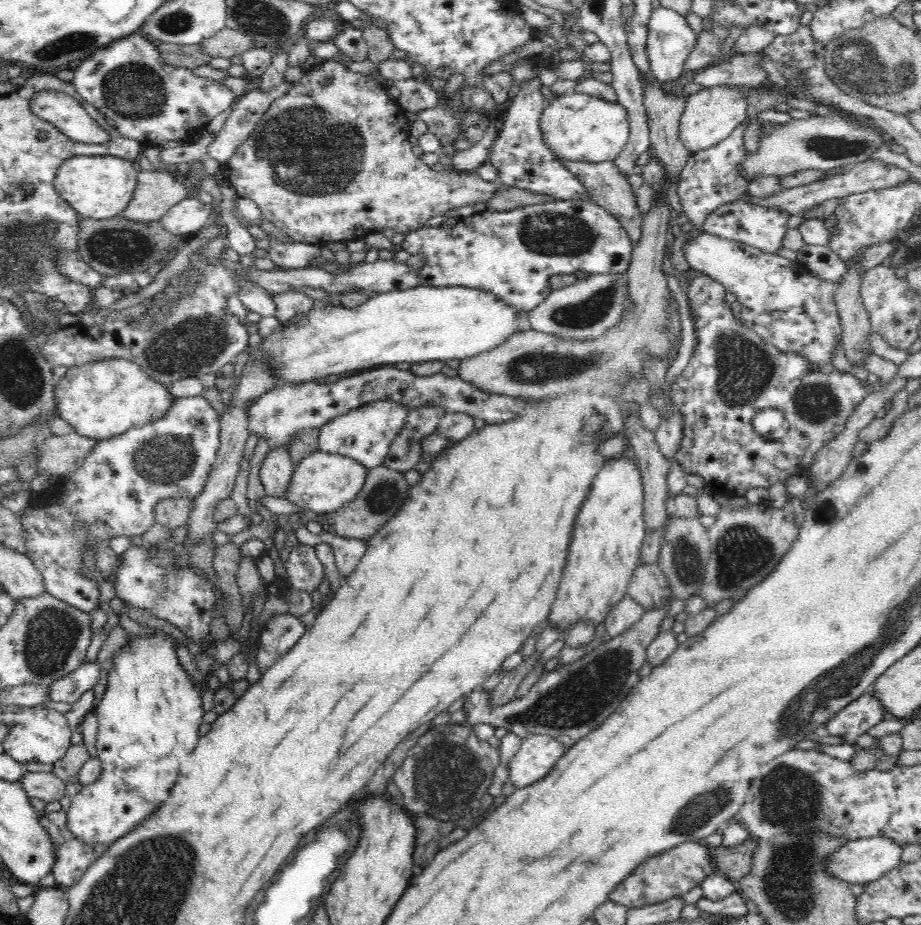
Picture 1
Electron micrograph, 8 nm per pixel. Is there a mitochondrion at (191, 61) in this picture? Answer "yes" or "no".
no

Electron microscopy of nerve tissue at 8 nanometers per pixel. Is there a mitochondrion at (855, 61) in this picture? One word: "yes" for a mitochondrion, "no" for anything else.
yes

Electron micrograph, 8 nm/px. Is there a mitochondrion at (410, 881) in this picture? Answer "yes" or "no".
no

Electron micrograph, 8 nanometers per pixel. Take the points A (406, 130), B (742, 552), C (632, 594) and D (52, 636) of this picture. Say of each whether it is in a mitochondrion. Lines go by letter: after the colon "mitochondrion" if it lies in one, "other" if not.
A: other
B: mitochondrion
C: other
D: mitochondrion

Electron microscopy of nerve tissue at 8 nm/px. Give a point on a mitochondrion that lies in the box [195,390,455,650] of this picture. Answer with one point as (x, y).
(385, 495)

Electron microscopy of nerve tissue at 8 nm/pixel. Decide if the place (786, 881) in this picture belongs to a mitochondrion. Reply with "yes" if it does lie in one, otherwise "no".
yes

